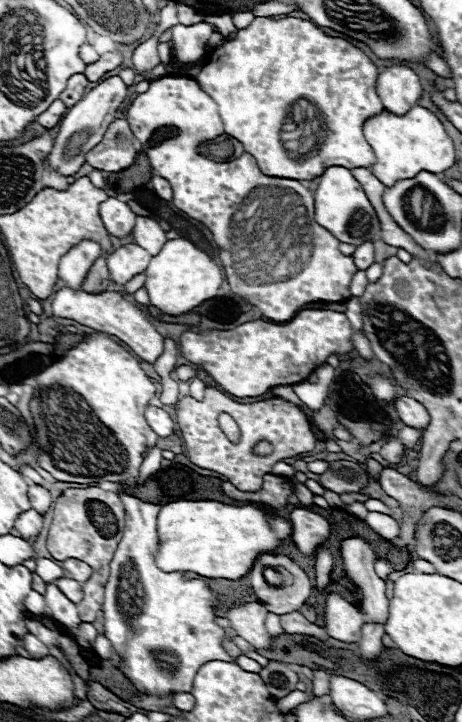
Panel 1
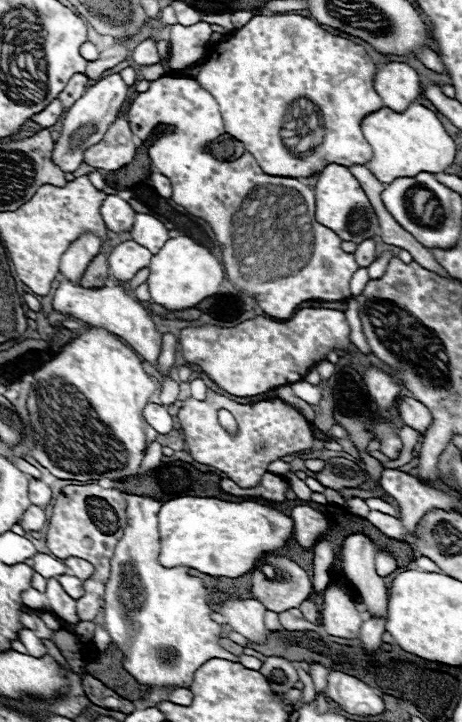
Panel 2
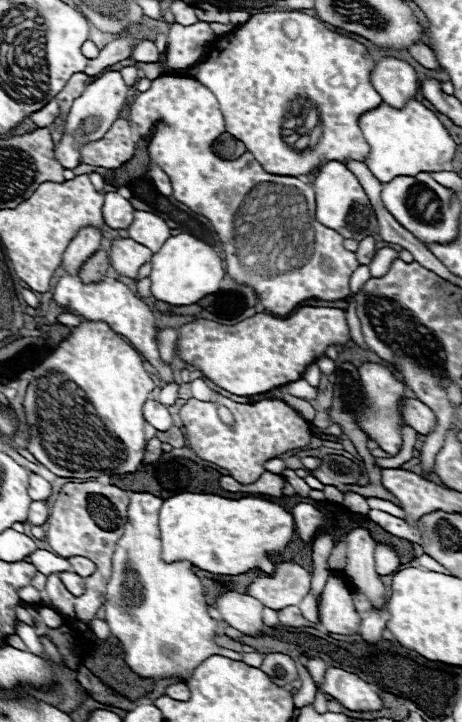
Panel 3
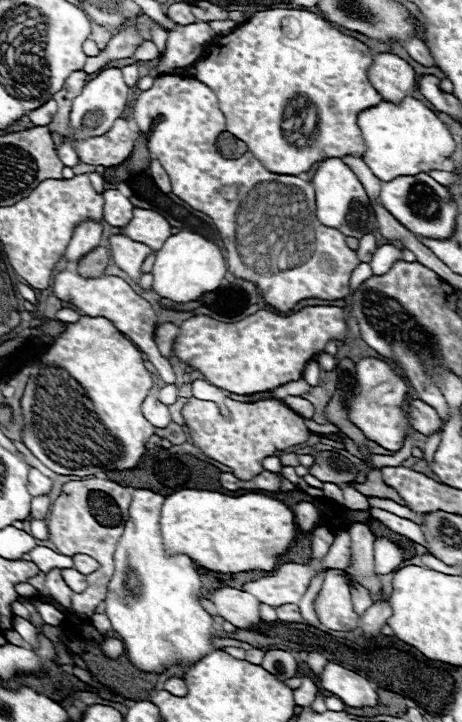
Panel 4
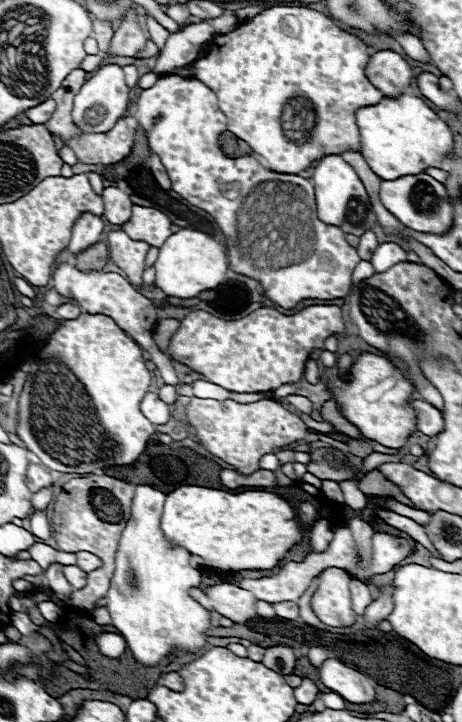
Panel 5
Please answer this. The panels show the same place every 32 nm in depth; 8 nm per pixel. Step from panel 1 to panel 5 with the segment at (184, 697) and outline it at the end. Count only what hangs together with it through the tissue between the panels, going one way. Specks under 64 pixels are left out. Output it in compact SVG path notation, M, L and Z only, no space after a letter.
M174 670L162 674L162 676L160 676L160 682L162 682L164 686L172 688L172 690L182 690L182 678L180 678L180 674L174 672Z

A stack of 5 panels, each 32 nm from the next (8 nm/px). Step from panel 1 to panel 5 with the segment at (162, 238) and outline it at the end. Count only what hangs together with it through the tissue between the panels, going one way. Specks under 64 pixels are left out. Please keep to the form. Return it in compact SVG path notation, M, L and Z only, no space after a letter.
M138 204L132 206L132 216L126 224L122 224L122 230L132 240L146 240L150 246L162 246L164 240L172 234L170 218L162 210Z

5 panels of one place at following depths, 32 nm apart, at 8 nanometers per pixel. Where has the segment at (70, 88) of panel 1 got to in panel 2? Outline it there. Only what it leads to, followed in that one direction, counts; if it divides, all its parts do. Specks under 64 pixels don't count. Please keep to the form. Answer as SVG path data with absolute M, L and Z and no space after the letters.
M74 74L74 76L68 80L66 88L58 94L58 100L62 100L62 106L64 106L64 114L66 114L66 110L72 106L72 102L76 102L76 100L84 94L88 82L92 82L92 80L90 80L86 74Z

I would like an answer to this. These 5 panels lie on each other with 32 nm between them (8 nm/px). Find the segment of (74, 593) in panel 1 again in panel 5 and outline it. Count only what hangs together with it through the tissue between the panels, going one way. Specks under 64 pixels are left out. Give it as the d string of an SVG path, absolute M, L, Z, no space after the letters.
M76 564L64 566L64 576L68 578L68 582L72 584L74 590L80 590L86 586L86 572L82 572L82 568L78 568Z

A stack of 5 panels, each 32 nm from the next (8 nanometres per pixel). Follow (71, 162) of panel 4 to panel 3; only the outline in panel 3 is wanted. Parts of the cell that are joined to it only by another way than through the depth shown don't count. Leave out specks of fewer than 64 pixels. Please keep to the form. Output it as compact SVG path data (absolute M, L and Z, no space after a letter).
M68 128L68 132L66 132L64 138L60 140L60 144L56 144L56 148L54 148L54 154L56 154L58 162L60 162L64 168L70 168L70 170L74 170L74 168L80 164L80 152L78 152L78 148L74 146L76 134L78 134L78 132L74 132L74 128Z

